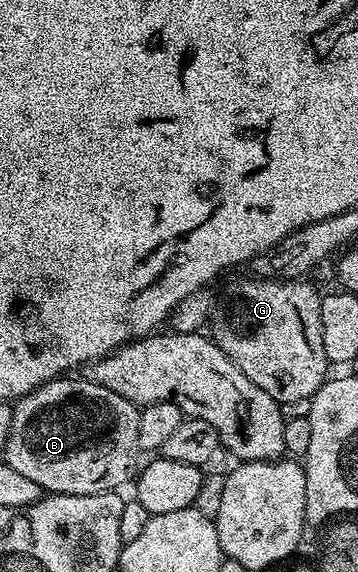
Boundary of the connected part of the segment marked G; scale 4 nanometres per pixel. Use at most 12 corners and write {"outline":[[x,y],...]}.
{"outline":[[304,278],[232,288],[216,345],[283,406],[328,376],[321,293]]}

